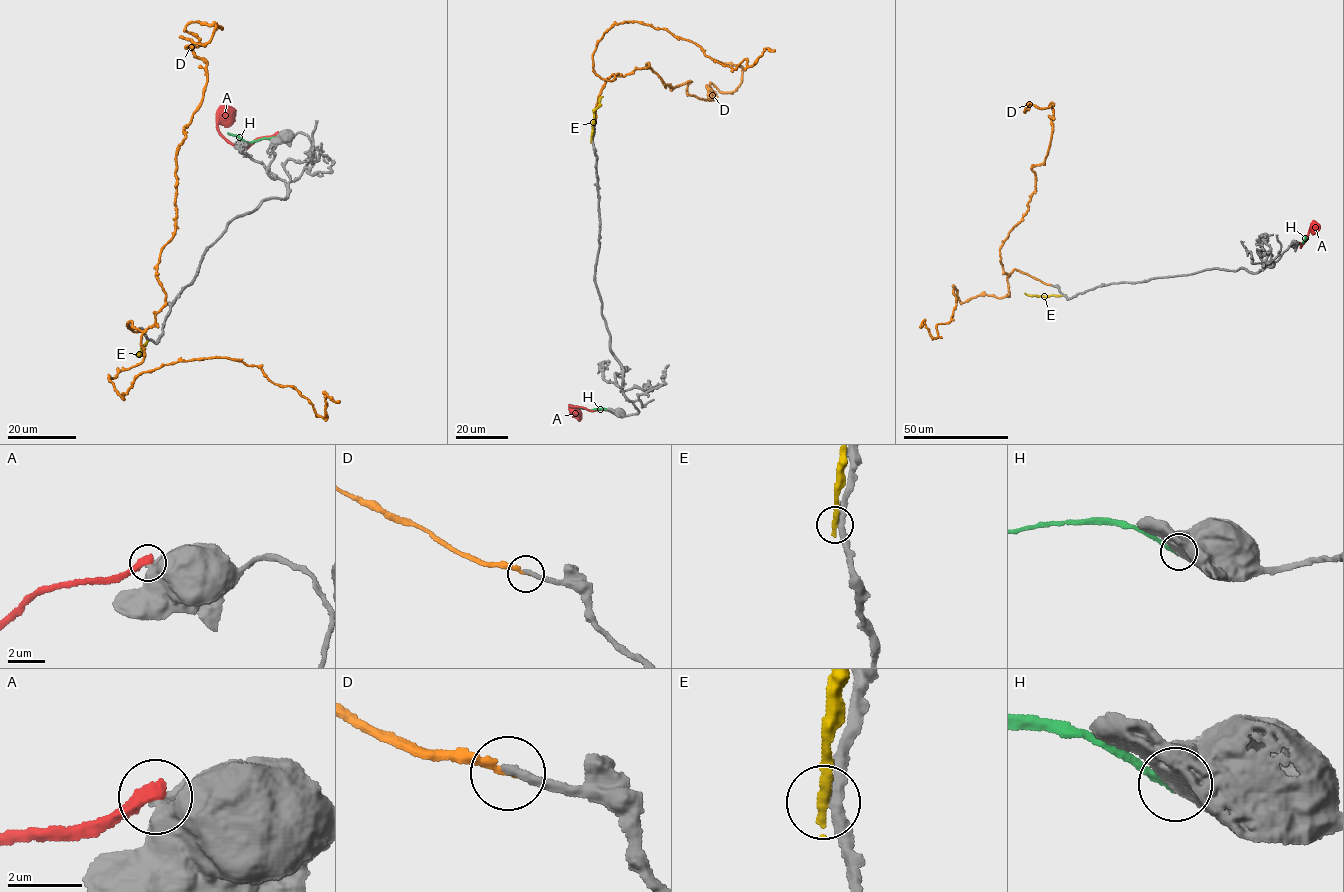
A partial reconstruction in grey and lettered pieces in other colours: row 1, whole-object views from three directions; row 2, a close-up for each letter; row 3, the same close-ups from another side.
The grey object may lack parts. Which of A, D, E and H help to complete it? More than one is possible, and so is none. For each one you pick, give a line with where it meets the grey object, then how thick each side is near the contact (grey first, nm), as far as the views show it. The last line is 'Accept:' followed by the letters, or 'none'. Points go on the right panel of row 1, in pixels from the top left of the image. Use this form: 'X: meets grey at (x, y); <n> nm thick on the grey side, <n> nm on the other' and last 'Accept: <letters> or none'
D: meets grey at (1051, 285); 280 nm thick on the grey side, 220 nm on the other
Accept: D

